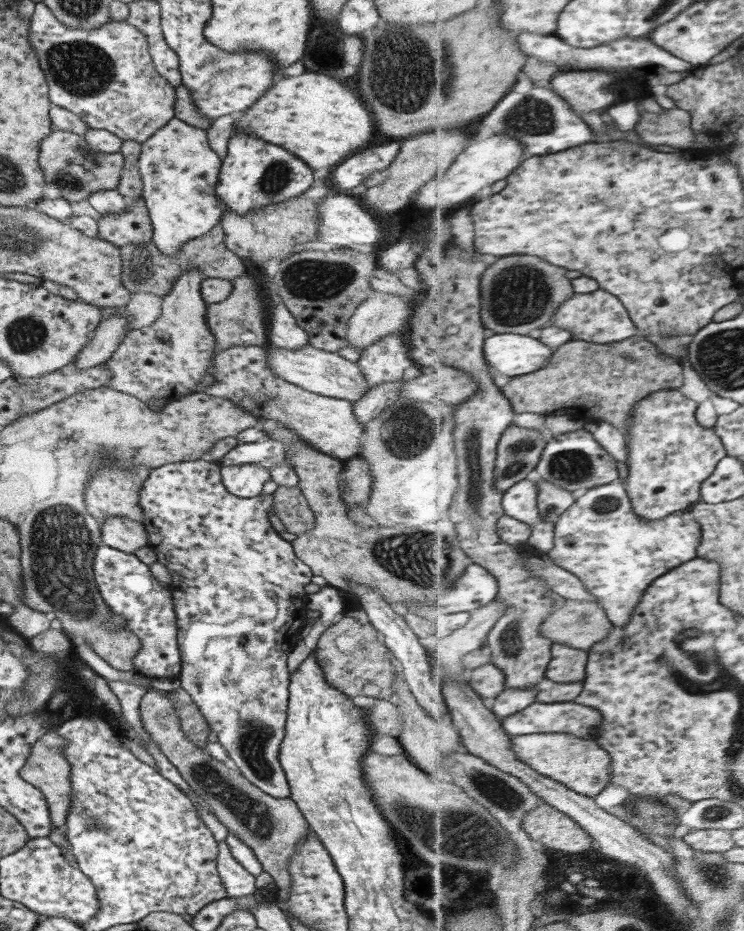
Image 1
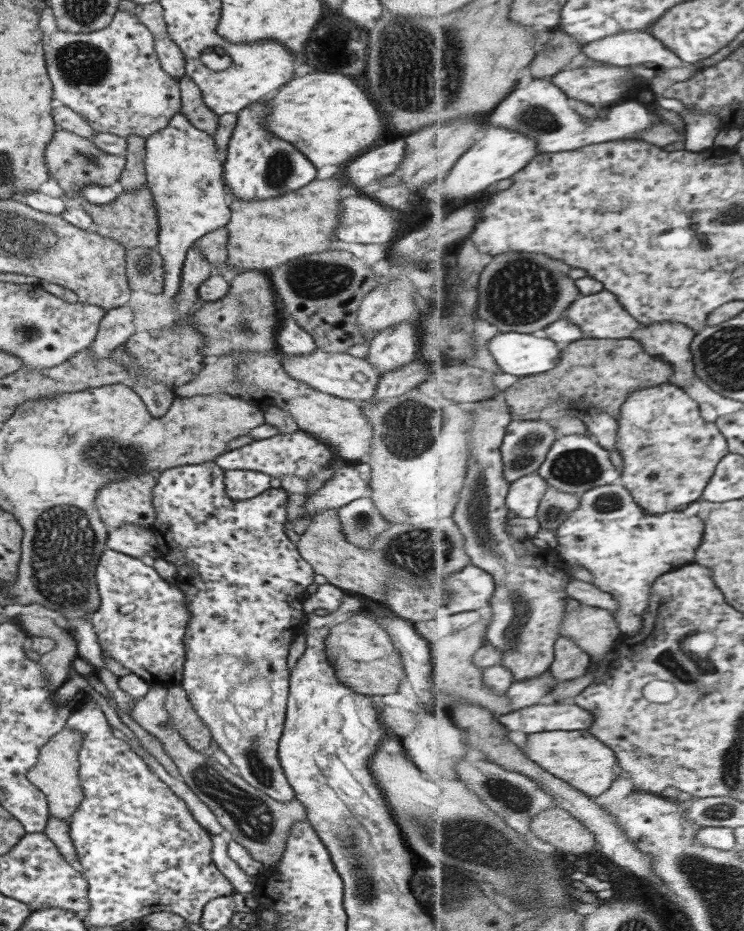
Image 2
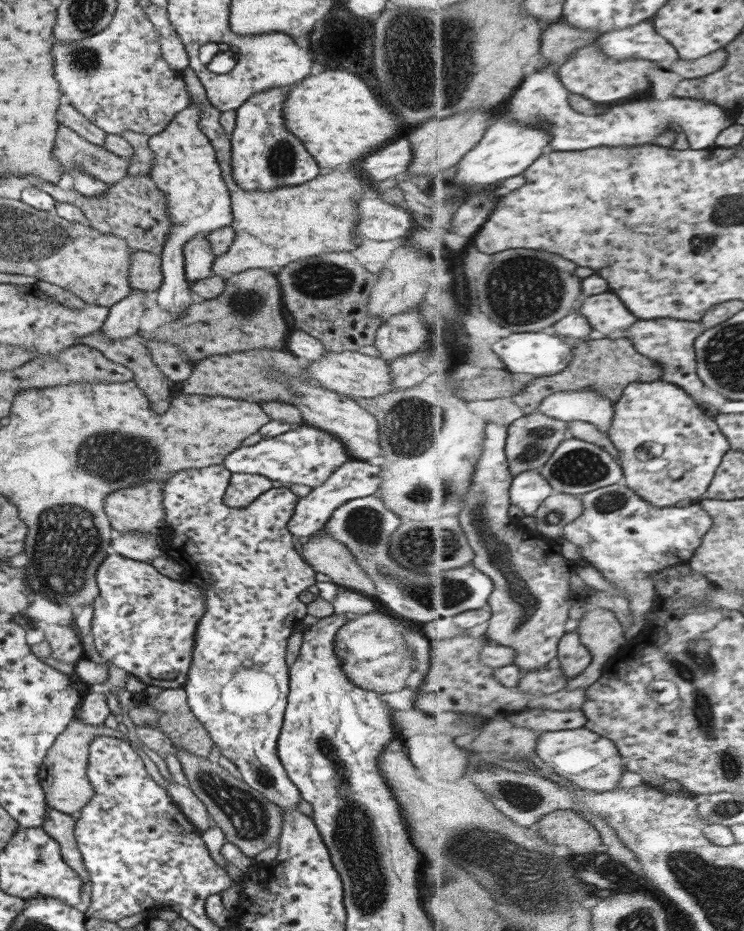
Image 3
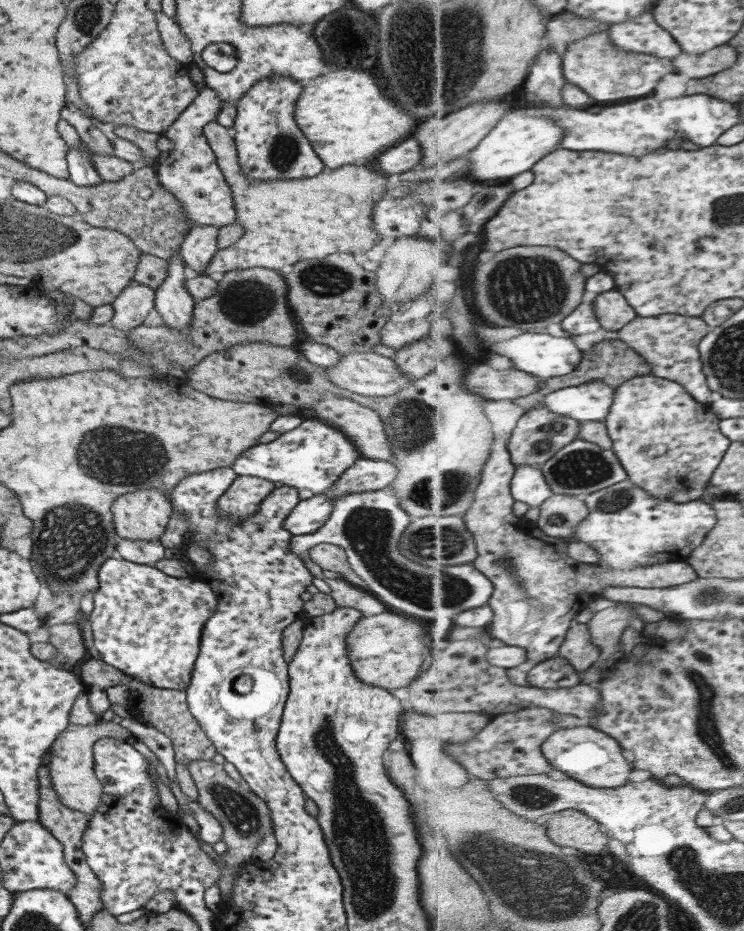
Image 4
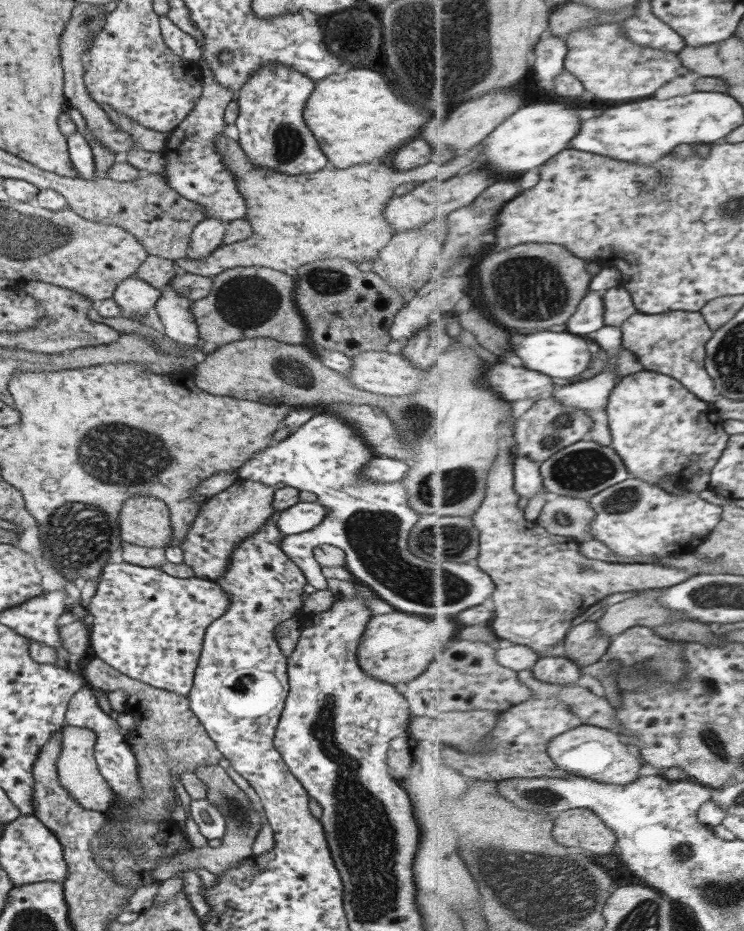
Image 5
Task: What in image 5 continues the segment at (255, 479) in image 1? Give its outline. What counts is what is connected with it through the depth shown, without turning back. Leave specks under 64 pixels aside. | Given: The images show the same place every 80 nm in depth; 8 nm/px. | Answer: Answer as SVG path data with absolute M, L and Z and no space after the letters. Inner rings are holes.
M237 478L200 506L179 545L183 563L193 570L195 578L208 581L222 578L236 544L241 538L251 536L272 515L274 492L271 486Z

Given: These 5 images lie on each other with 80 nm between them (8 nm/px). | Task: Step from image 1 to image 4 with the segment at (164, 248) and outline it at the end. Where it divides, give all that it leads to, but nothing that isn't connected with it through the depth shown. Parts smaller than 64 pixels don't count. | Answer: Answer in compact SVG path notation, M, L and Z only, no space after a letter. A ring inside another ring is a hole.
M207 85L198 90L191 104L159 134L155 144L156 178L161 188L171 193L181 206L183 216L191 228L219 228L235 221L235 210L231 190L223 179L222 172L216 163L216 156L210 149L202 128L216 120L222 102L216 92ZM179 253L167 259L167 277L154 289L154 310L172 330L188 330L194 299L185 290L187 268Z

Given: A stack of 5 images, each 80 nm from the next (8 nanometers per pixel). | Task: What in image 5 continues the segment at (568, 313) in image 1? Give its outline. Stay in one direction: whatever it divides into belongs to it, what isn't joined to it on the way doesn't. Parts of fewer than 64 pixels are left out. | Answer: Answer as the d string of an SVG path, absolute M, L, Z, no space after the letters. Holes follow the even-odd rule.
M625 282L609 289L604 293L605 299L605 326L622 327L627 320L638 312L638 308L632 299L632 294Z

